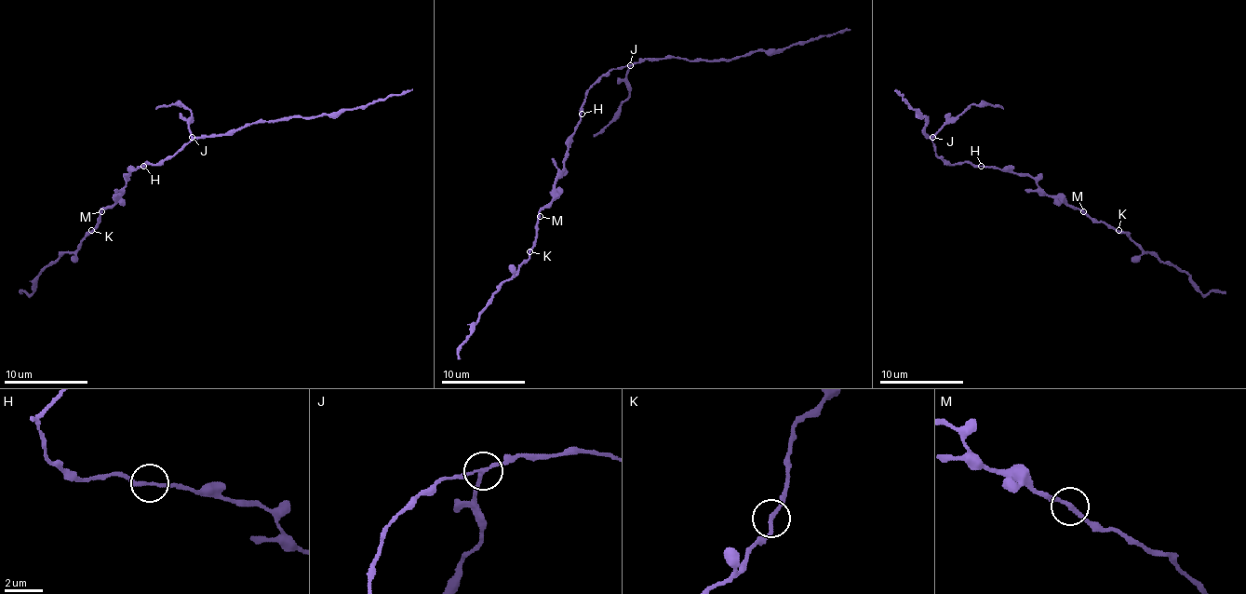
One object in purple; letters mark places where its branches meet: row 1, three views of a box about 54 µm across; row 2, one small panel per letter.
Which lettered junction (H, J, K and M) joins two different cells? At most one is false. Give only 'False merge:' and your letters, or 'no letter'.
False merge: J

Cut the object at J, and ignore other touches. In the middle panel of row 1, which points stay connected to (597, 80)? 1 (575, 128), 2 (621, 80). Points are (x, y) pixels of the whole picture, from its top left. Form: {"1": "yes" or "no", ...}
{"1": "yes", "2": "no"}

